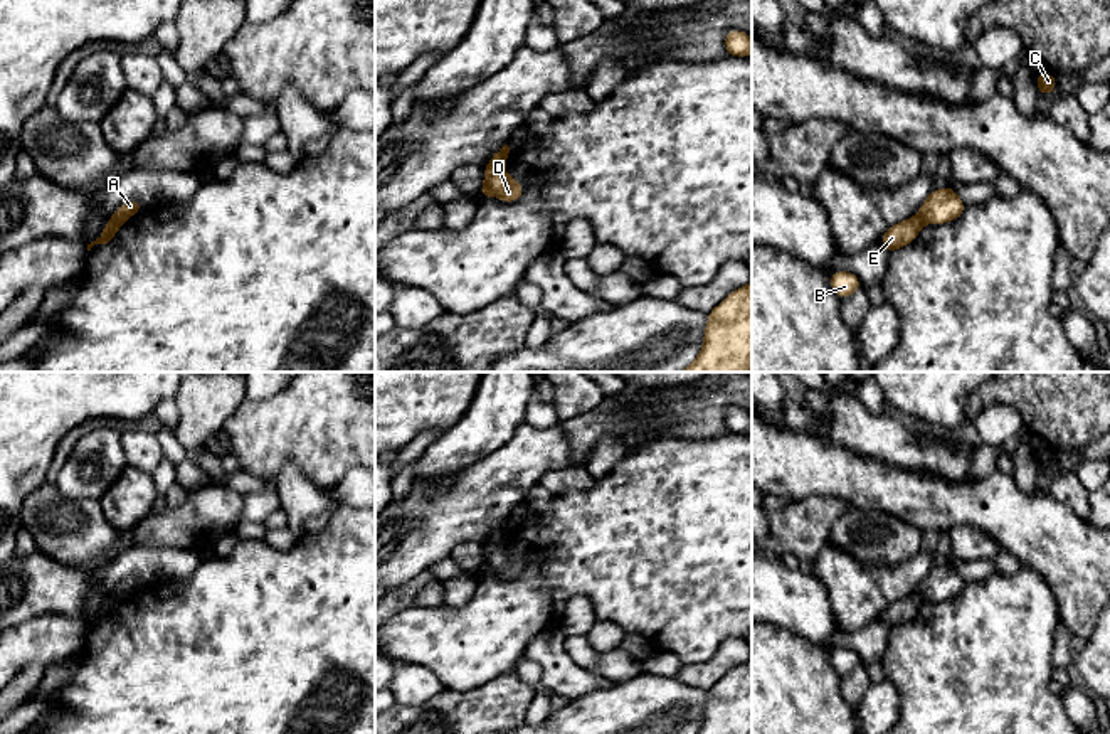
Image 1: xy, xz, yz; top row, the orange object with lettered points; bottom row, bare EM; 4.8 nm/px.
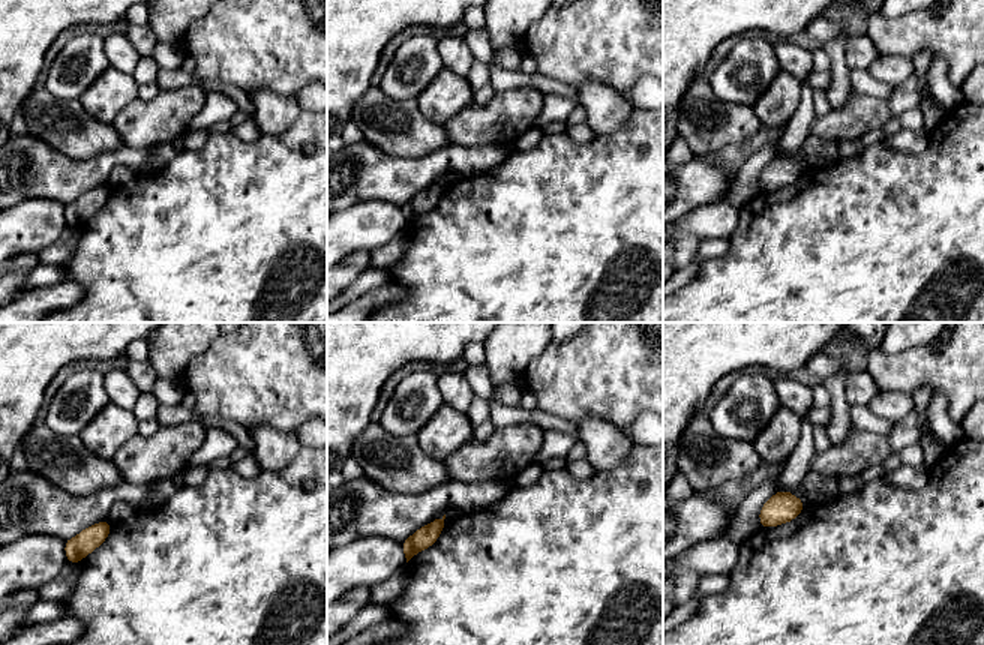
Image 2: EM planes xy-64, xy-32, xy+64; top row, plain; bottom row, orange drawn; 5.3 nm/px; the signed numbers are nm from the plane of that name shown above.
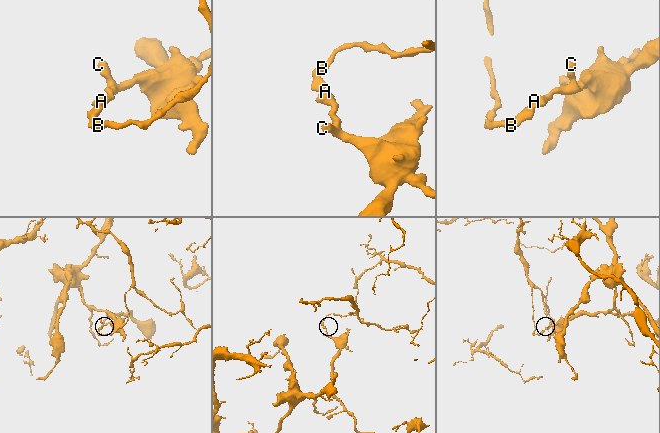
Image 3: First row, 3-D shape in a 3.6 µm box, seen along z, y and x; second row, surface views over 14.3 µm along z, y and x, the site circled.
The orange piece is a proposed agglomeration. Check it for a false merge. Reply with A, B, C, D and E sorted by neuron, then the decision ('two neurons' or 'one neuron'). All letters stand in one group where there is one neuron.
groups A C D / B E; two neurons

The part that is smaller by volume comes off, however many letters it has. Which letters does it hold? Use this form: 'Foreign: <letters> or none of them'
Foreign: B, E

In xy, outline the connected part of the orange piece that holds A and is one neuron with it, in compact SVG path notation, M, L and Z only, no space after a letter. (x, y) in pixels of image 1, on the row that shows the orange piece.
M128 200L116 212L111 214L109 222L126 221L131 215L138 214L141 209L143 209L141 202Z

